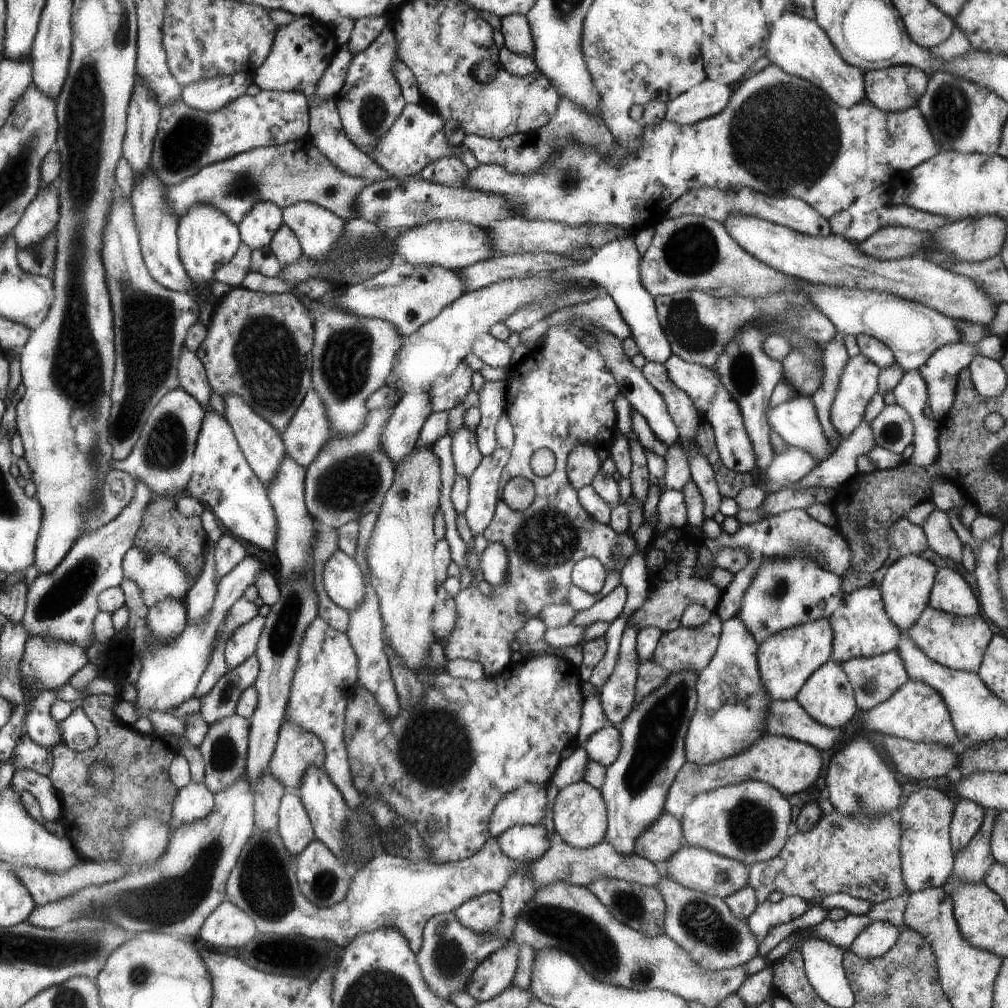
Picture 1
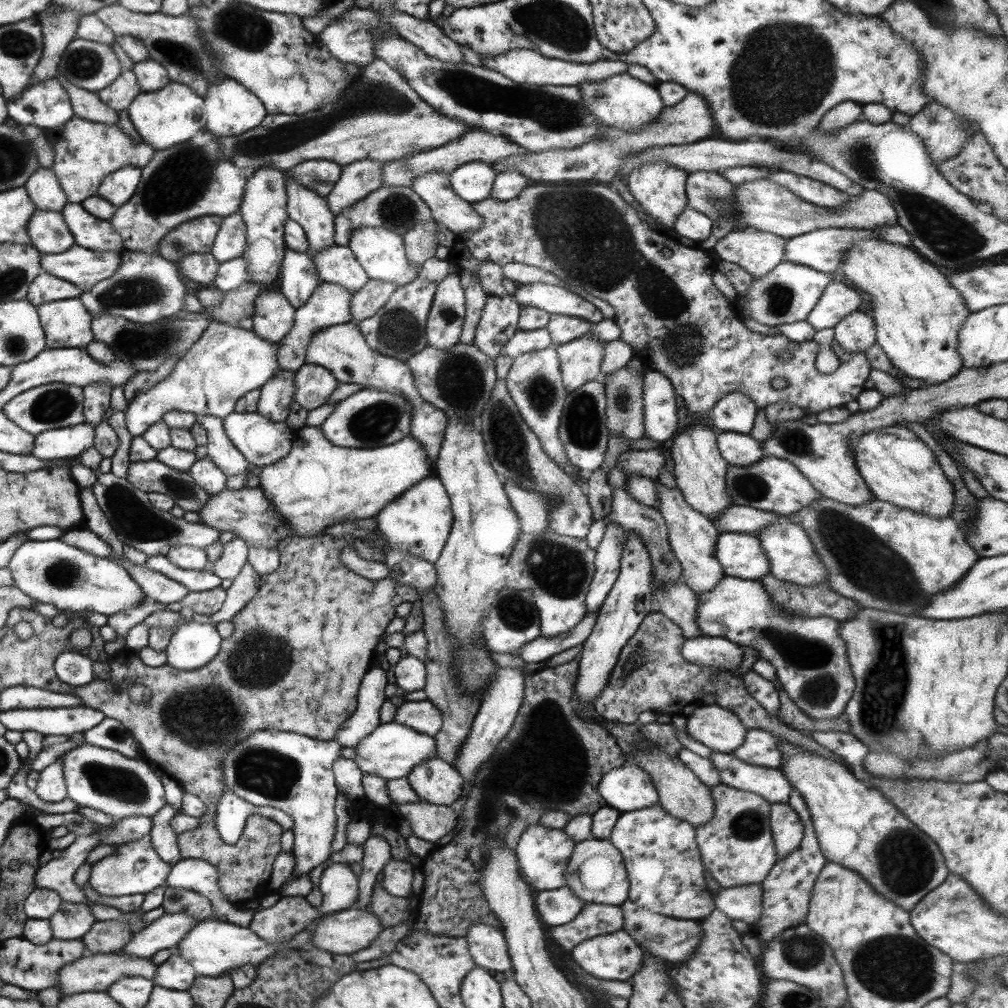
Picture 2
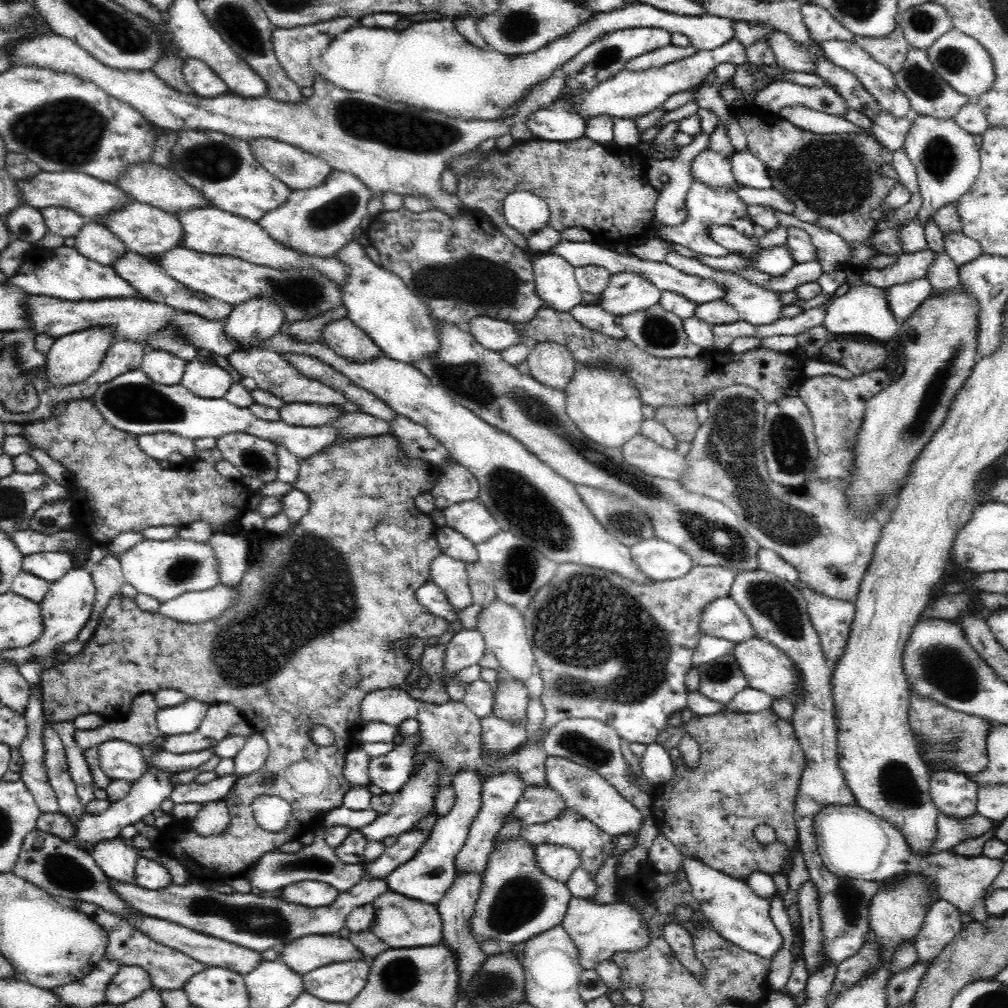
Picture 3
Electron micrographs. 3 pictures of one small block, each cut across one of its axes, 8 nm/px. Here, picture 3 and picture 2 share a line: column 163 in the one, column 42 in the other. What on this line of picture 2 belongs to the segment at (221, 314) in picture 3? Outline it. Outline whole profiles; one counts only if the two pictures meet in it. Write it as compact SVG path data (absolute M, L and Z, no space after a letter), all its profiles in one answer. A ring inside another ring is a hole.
M43 270L29 286L25 300L31 302L33 306L39 306L45 302L65 302L69 298L79 298L81 294L83 294L83 290L79 286L75 286L73 282L67 282L67 280L57 278Z

